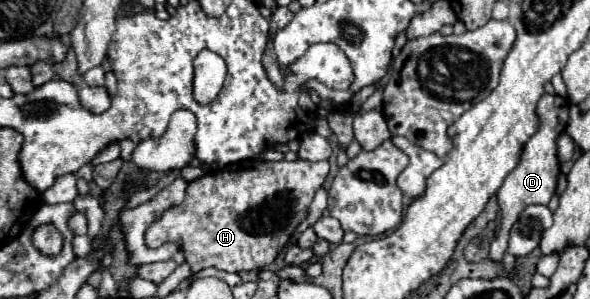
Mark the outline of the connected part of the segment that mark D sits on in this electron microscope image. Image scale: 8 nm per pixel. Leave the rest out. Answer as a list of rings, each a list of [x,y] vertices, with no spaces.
[[[543,94],[541,100],[537,102],[537,118],[539,118],[539,128],[537,132],[523,144],[519,164],[515,170],[505,178],[503,186],[497,190],[497,200],[501,208],[501,228],[491,244],[491,260],[501,260],[505,250],[507,250],[507,238],[509,230],[519,218],[519,214],[531,206],[531,204],[543,204],[547,206],[551,196],[555,194],[557,188],[557,178],[559,178],[559,160],[557,160],[557,136],[565,130],[569,122],[569,102],[557,94]]]

